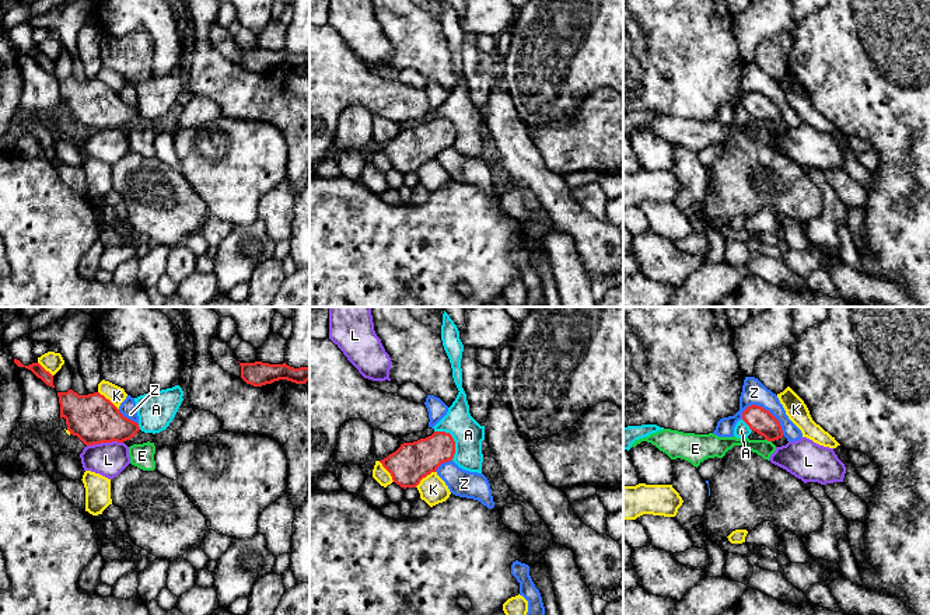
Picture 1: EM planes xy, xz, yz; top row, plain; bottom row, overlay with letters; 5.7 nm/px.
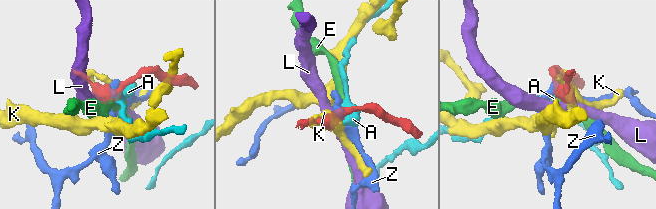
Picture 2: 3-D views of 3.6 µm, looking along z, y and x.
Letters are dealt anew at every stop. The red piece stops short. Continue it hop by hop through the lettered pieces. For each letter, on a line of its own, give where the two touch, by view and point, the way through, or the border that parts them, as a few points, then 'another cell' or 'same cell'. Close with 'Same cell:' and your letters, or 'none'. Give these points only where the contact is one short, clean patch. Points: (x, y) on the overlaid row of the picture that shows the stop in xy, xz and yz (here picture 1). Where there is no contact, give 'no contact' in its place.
A: meets red in xz at (453, 440); border along xz (434, 430), (443, 430), (451, 436), (454, 441), (453, 460); another cell
E: meets red in yz at (768, 440); border along yz (765, 439), (771, 441); another cell
K: meets red in xz at (425, 477); another cell
L: meets red in xy at (104, 441); border along xy (122, 441), (101, 441), (87, 446); another cell
Z: meets red in yz at (765, 409); border along yz (741, 412), (751, 405), (761, 405), (778, 420), (783, 434); another cell
Same cell: none

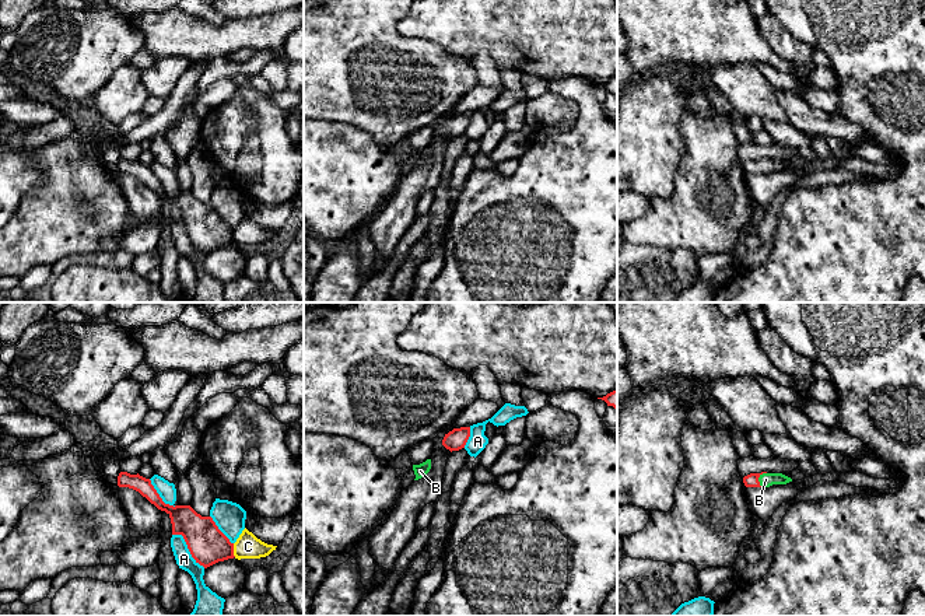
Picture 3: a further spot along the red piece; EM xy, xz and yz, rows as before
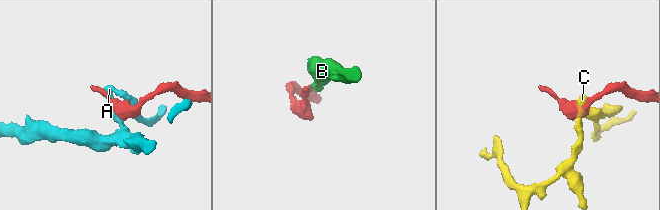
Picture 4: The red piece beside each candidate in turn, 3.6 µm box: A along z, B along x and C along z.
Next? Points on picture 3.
A: meets red in xy at (188, 548); another cell
B: meets red in yz at (757, 479); runs through yz (750, 480), (757, 479), (766, 479); same cell
C: meets red in xy at (232, 550); border along xy (232, 543), (232, 553), (235, 556); another cell
Same cell: B

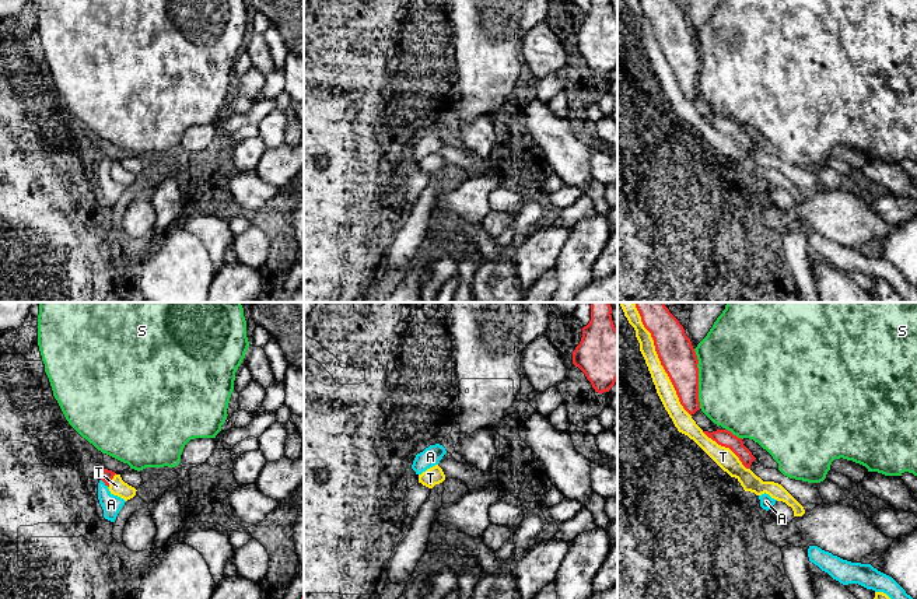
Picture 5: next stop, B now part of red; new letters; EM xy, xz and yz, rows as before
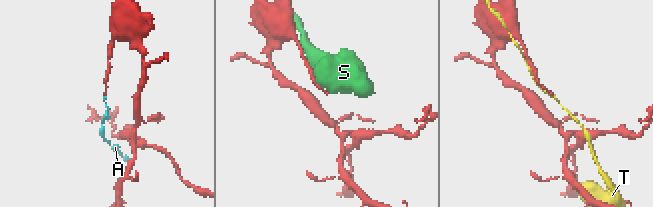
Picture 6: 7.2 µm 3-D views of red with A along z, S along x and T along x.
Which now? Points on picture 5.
A: meets red in xy at (105, 483); runs through xy (107, 475), (105, 483), (105, 498), (111, 504); same cell
S: meets red in yz at (697, 378); another cell
T: meets red in yz at (660, 360); another cell
Same cell: A

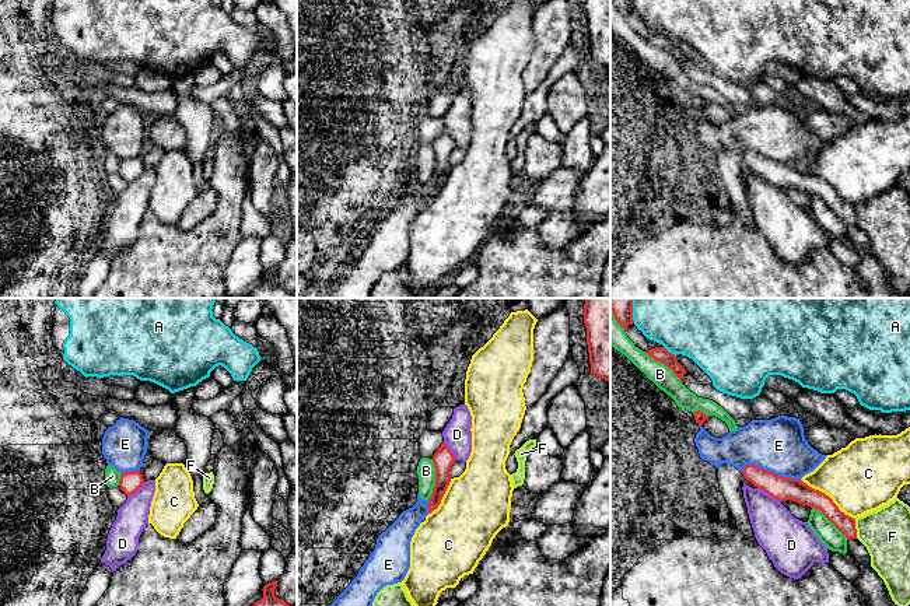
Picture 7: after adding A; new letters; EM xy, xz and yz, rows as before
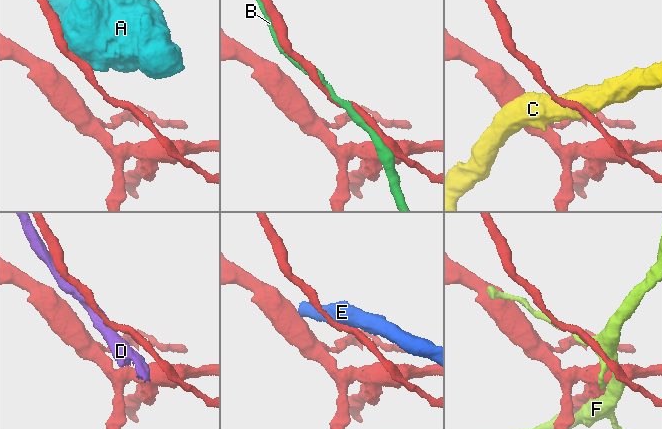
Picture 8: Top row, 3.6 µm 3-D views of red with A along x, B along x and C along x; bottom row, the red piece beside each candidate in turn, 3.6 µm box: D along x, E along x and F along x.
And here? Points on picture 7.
A: meets red in yz at (668, 351); another cell
B: meets red in xz at (436, 480); another cell
C: meets red in yz at (829, 497); border along yz (801, 479), (823, 491), (842, 511), (854, 519); another cell
D: meets red in yz at (769, 494); another cell
E: meets red in yz at (770, 472); another cell
F: meets red in yz at (856, 529); another cell
Same cell: none

